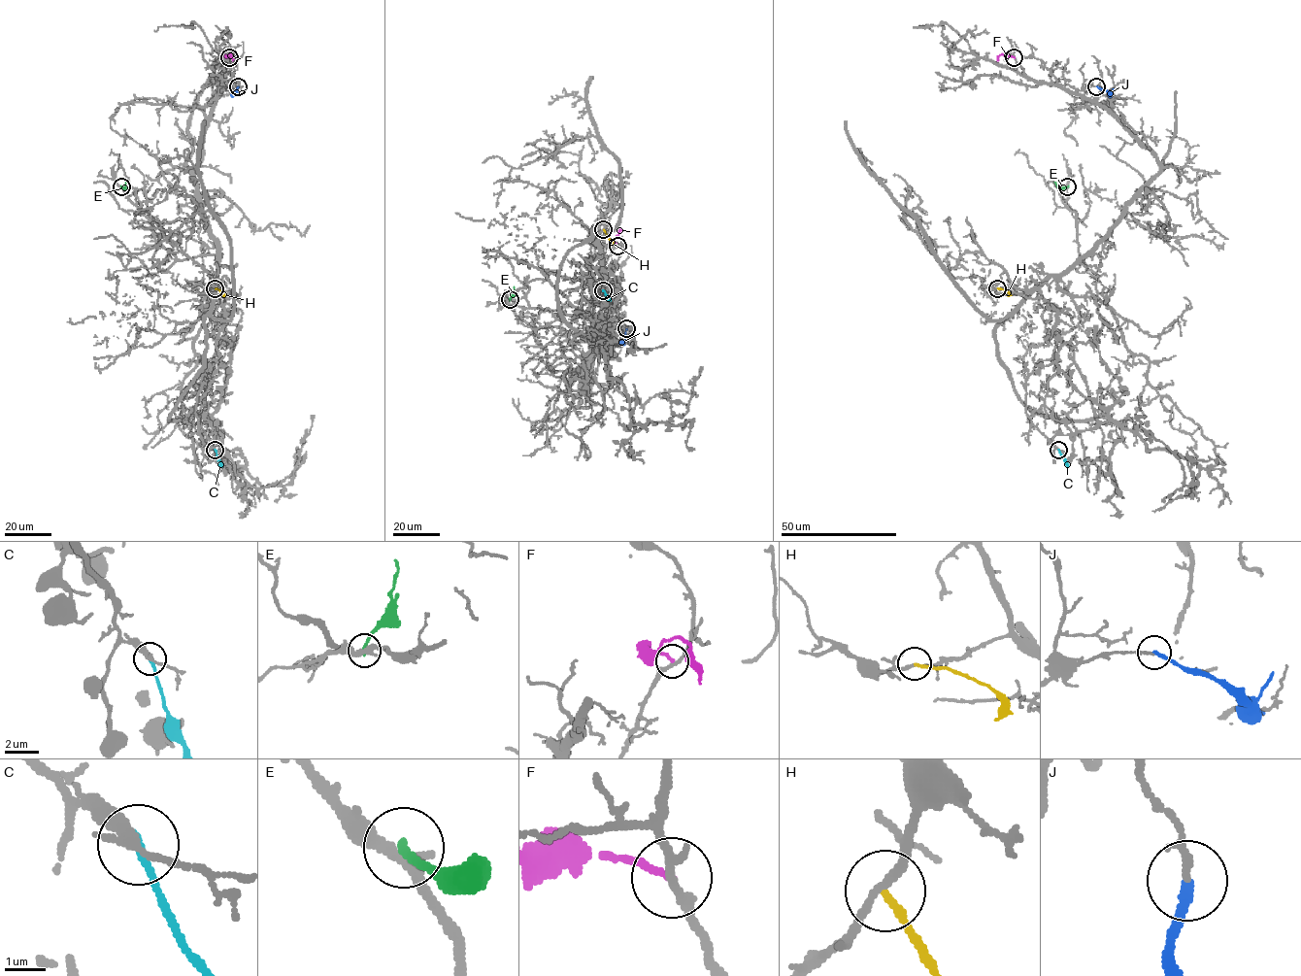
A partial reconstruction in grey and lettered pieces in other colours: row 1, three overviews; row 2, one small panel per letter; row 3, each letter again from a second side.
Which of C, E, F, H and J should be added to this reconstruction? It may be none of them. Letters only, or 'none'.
none

